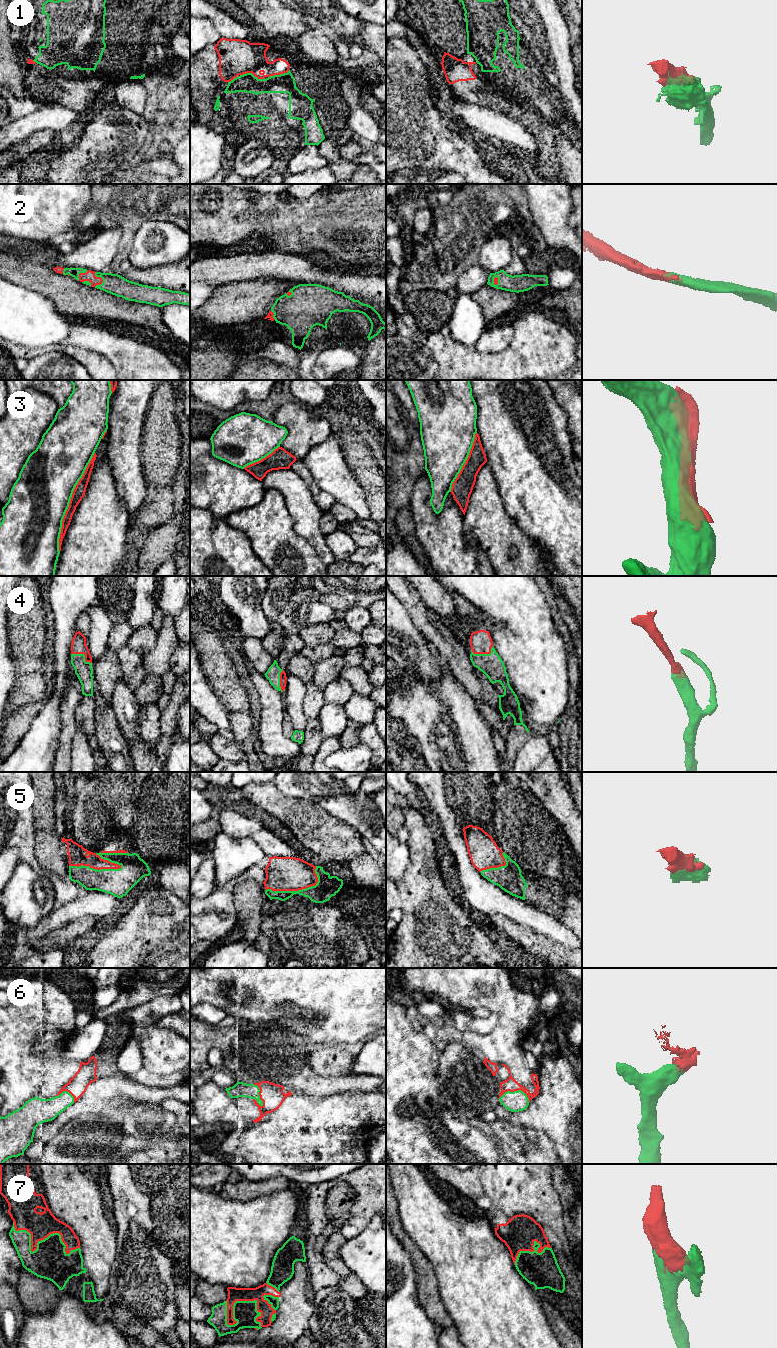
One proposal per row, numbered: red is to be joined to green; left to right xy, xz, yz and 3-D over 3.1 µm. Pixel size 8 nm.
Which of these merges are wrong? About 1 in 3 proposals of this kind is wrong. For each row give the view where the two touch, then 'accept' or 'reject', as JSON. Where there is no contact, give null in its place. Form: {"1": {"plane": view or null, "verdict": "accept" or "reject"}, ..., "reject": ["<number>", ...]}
{"1": {"plane": "xz", "verdict": "reject"}, "2": {"plane": "xy", "verdict": "accept"}, "3": {"plane": "xy", "verdict": "reject"}, "4": {"plane": "yz", "verdict": "accept"}, "5": {"plane": "xy", "verdict": "accept"}, "6": {"plane": "yz", "verdict": "accept"}, "7": {"plane": "xz", "verdict": "accept"}, "reject": ["1", "3"]}

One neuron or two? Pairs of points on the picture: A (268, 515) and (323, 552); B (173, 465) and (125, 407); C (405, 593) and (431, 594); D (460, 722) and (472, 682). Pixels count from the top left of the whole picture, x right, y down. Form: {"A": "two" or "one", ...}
{"A": "two", "B": "two", "C": "two", "D": "two"}

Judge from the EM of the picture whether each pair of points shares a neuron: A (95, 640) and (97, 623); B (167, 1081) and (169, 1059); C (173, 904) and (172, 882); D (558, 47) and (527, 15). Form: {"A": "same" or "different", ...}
{"A": "same", "B": "different", "C": "different", "D": "same"}

